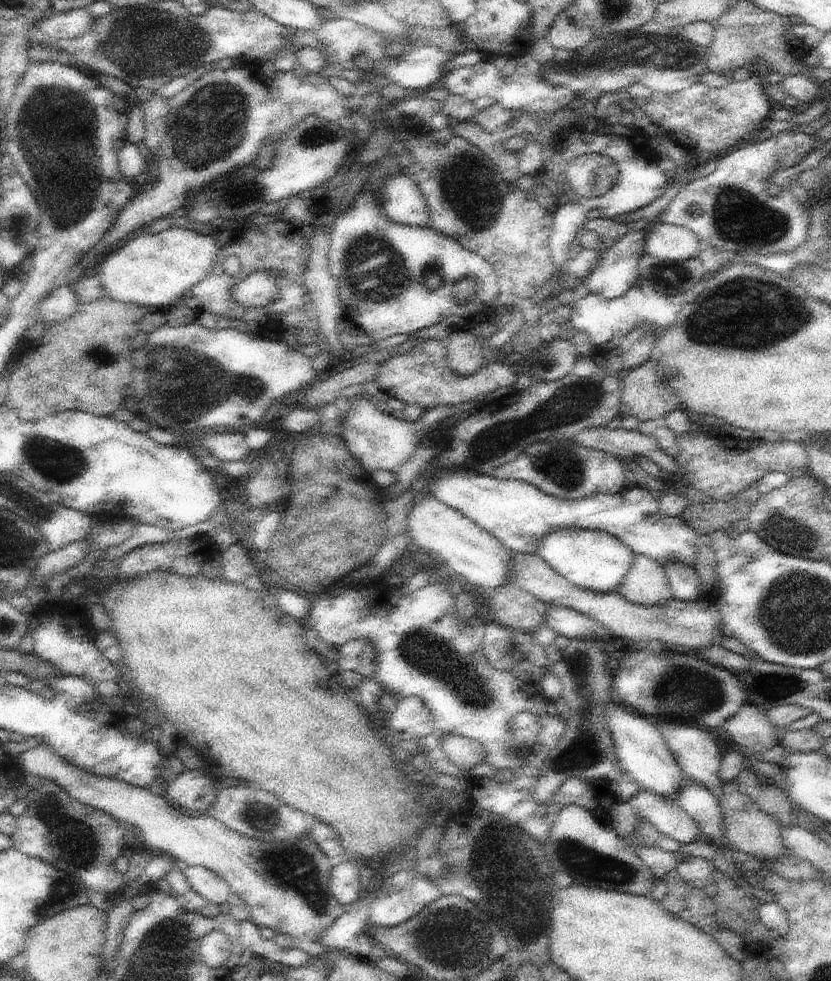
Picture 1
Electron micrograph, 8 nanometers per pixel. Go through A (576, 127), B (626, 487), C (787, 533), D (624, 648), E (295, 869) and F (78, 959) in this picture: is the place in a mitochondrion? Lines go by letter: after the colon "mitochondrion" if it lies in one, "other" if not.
A: other
B: other
C: mitochondrion
D: other
E: mitochondrion
F: other

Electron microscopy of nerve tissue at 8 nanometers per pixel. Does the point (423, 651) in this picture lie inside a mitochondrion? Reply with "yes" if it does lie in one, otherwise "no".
yes

